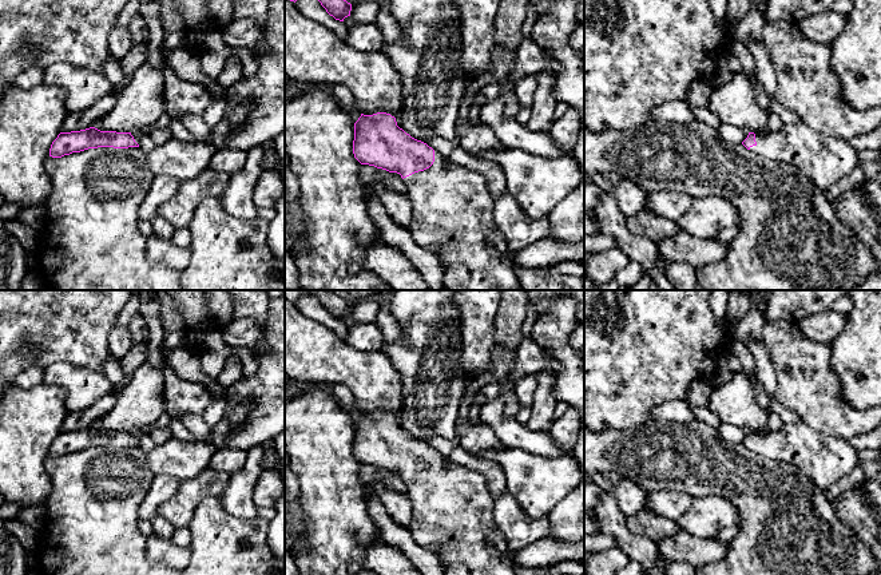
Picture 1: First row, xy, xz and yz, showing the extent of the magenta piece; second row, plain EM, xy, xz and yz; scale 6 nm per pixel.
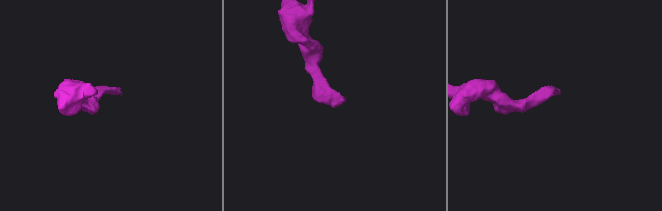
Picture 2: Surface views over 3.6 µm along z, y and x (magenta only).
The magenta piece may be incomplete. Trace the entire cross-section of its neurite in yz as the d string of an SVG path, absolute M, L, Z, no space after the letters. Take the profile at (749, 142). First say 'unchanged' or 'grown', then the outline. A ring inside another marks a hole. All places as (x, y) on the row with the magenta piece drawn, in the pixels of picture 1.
grown; M802 122L765 135L747 132L742 144L754 154L797 167L825 193L853 171L860 155L848 140L821 134Z

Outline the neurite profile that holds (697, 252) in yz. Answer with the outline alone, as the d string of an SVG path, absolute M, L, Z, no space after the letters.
M683 229L674 237L662 239L658 243L659 254L670 262L687 262L695 269L723 261L729 245L714 239L701 239L688 235Z

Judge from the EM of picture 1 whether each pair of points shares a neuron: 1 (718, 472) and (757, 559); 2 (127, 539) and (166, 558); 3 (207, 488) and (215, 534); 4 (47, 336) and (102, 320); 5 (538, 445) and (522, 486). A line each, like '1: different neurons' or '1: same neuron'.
1: same neuron
2: different neurons
3: different neurons
4: same neuron
5: different neurons

